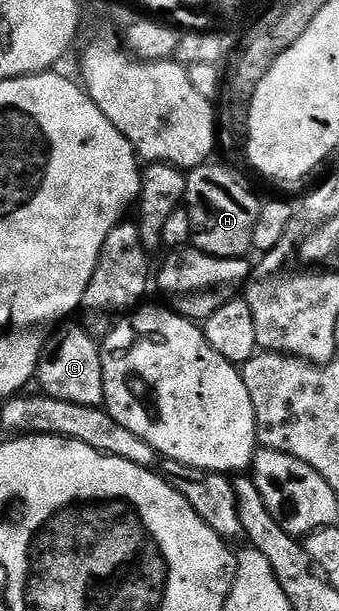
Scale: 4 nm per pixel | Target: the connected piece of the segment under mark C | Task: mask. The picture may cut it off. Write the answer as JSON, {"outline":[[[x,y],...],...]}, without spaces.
{"outline":[[[61,324],[50,333],[39,356],[35,382],[44,393],[55,400],[67,400],[84,406],[105,405],[103,364],[98,339],[93,339],[81,326]]]}

